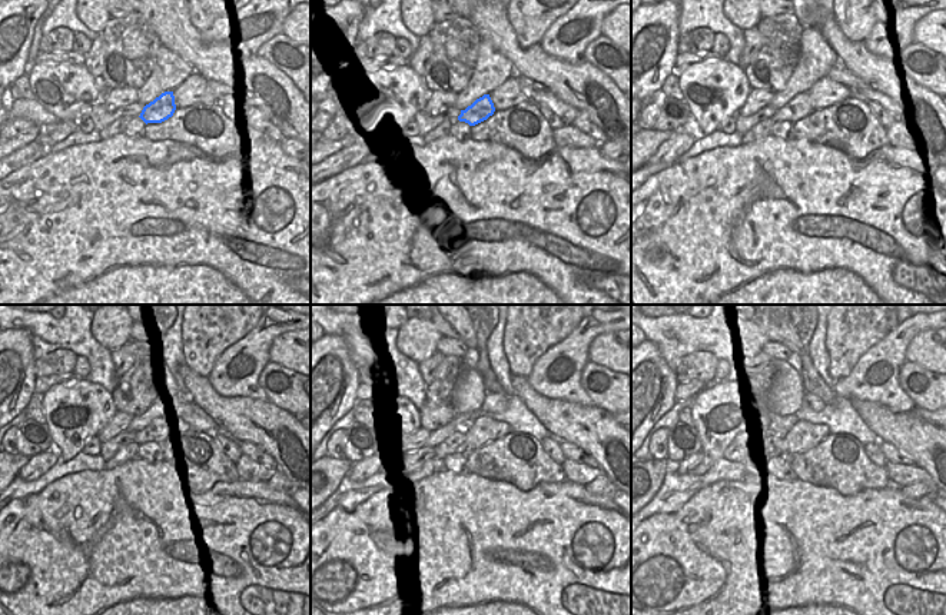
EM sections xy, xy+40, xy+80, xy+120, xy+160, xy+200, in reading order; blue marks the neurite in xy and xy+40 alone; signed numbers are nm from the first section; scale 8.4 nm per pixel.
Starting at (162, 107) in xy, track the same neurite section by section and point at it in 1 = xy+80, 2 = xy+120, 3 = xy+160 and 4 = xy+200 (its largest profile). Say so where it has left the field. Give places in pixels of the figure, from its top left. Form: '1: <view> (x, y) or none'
1: xy+80 (799, 107)
2: xy+120 (153, 432)
3: xy+160 (450, 445)
4: xy+200 (764, 448)

